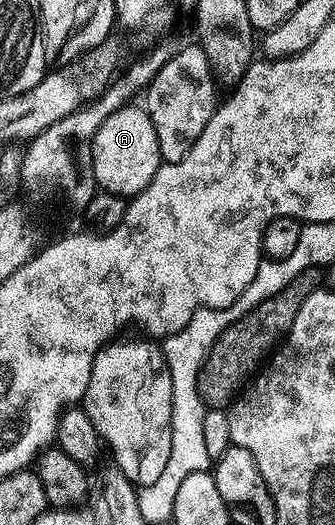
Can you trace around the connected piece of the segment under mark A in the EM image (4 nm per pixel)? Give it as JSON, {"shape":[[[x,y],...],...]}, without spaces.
{"shape":[[[134,106],[116,109],[116,113],[112,113],[104,125],[100,125],[100,129],[96,129],[90,148],[95,184],[101,190],[119,197],[139,195],[163,164],[160,145],[156,141],[156,129],[152,129],[145,106]]]}

